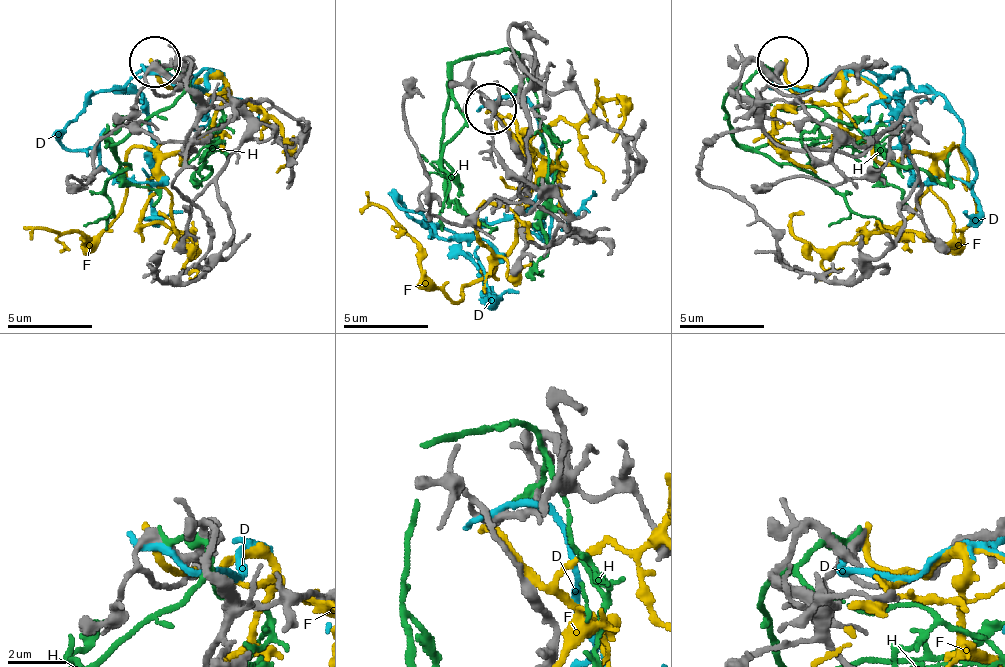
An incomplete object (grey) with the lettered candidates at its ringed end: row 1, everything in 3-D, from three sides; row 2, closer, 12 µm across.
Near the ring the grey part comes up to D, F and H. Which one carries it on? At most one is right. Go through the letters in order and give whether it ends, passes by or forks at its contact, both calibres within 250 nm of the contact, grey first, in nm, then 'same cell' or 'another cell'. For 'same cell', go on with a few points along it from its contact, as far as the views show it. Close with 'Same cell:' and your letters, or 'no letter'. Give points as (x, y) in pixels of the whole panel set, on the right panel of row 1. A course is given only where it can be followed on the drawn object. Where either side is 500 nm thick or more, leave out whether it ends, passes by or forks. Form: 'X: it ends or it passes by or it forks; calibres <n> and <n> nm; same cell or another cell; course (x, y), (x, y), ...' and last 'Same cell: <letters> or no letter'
D: it passes by; calibres 360 and 200 nm; another cell
F: it ends; calibres 340 and 280 nm; another cell
H: it ends; calibres 360 and 200 nm; another cell
Same cell: no letter

